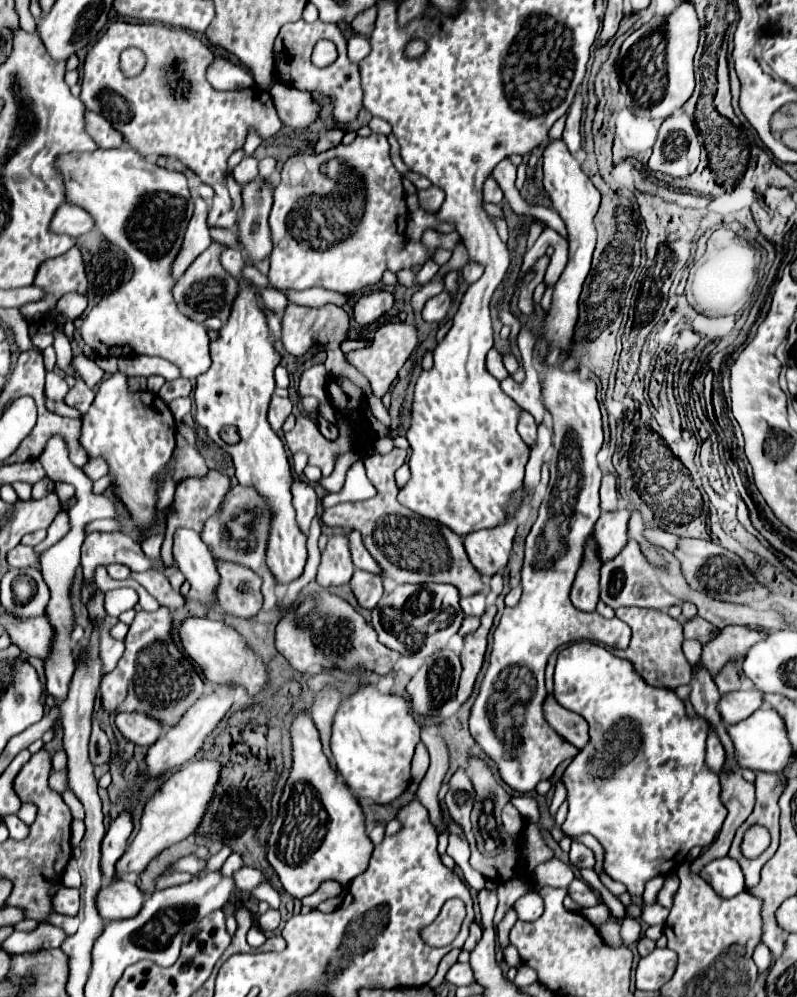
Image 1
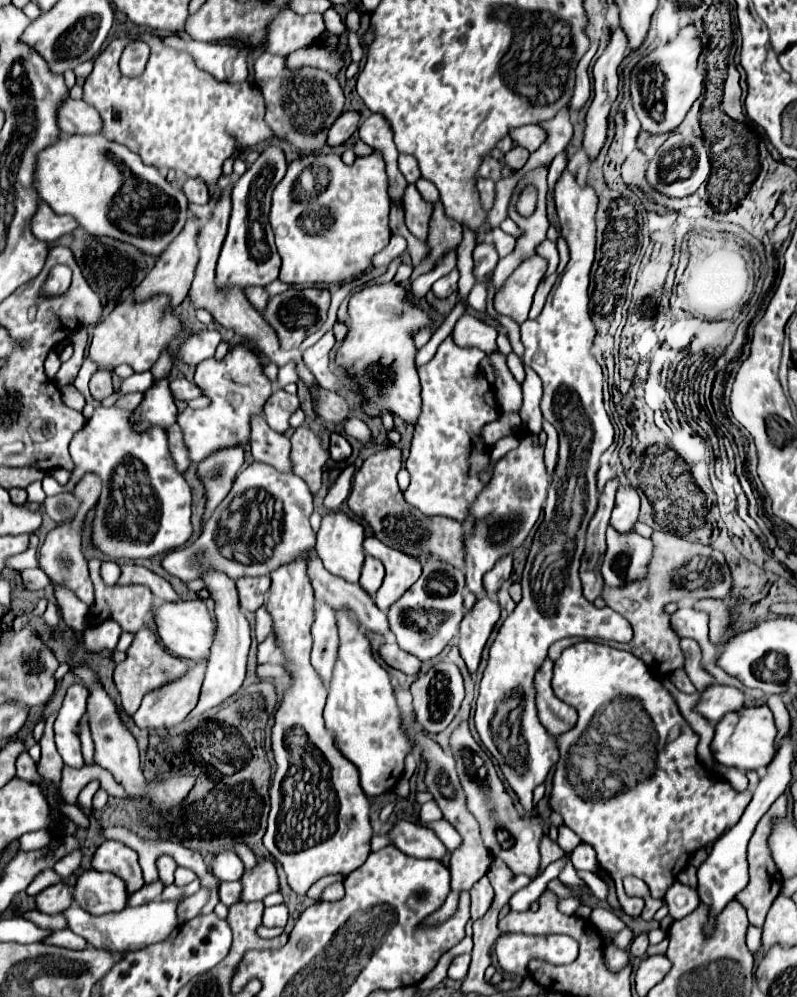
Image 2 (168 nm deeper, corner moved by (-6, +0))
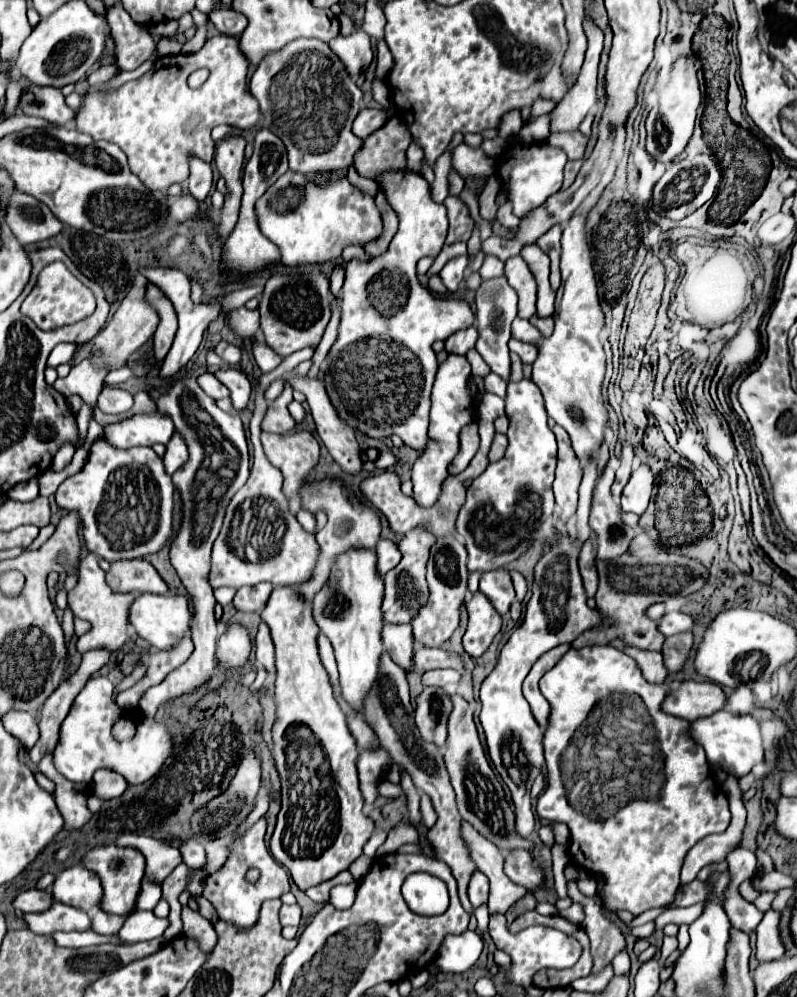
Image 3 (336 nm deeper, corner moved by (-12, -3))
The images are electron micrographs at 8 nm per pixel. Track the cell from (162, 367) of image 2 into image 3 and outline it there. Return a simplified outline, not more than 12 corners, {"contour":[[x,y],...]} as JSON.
{"contour":[[157,286],[147,296],[161,312],[153,336],[155,360],[163,362],[177,332],[173,304]]}

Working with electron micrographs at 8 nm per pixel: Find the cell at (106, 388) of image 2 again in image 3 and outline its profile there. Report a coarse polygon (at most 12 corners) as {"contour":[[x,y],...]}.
{"contour":[[105,386],[97,406],[105,414],[121,414],[133,406],[127,390]]}

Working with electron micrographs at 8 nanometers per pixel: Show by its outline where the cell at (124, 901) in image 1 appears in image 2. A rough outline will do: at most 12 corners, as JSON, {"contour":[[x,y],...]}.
{"contour":[[89,869],[73,901],[91,915],[125,909],[119,877]]}

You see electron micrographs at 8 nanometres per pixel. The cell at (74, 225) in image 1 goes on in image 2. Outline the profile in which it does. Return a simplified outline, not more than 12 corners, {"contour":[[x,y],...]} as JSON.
{"contour":[[41,201],[31,233],[55,241],[77,229],[69,215],[57,215]]}

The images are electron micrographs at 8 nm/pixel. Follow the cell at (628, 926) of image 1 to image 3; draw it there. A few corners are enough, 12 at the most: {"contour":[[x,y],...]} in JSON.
{"contour":[[625,950],[613,958],[615,974],[629,972],[629,954]]}

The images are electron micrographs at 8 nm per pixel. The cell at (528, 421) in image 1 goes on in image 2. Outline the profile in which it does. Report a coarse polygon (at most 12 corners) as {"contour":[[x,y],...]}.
{"contour":[[501,351],[489,353],[493,389],[501,411],[519,413],[521,385]]}

